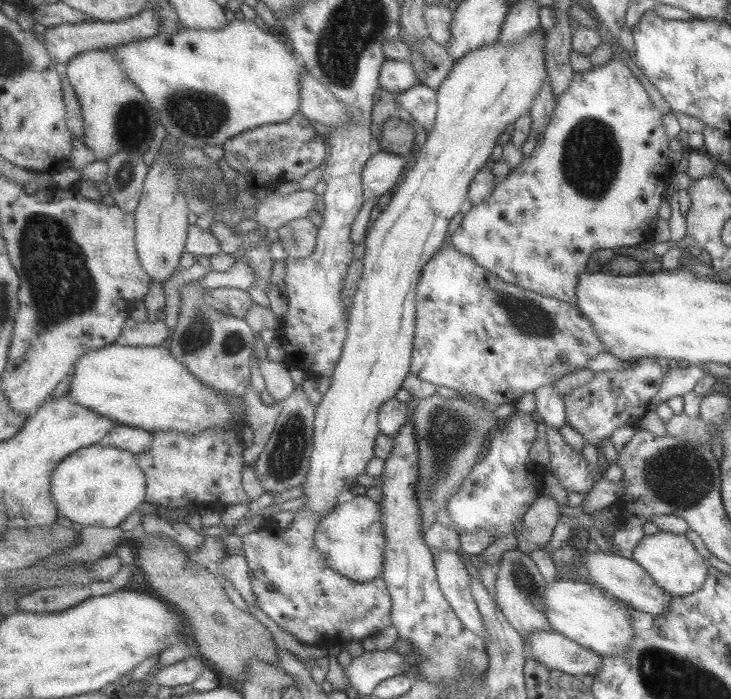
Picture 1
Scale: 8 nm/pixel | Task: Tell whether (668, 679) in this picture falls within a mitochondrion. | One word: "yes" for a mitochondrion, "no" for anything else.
yes

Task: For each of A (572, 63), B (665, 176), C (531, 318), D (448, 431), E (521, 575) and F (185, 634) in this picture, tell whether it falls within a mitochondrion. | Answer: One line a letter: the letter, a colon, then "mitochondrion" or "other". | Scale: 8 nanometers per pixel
A: other
B: other
C: mitochondrion
D: mitochondrion
E: mitochondrion
F: other

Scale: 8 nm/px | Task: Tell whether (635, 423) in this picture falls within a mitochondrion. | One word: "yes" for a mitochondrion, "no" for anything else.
no

